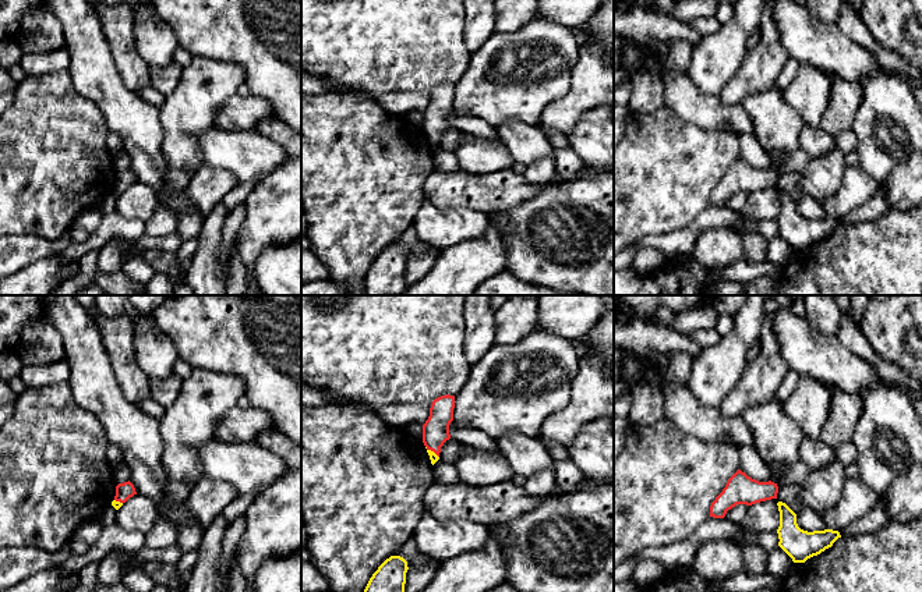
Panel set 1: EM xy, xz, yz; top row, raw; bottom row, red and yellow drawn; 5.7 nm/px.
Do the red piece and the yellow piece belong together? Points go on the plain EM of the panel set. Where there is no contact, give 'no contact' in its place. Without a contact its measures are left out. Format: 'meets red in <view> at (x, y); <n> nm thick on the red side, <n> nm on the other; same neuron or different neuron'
meets red in xz at (433, 138); 160 nm thick on the red side, 50 nm on the other; same neuron

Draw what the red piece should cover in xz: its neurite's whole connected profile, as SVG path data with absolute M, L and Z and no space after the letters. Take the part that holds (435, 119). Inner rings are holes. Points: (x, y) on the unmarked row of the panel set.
M455 84L435 86L430 96L430 104L423 113L423 131L434 153L439 148L441 135L451 127L449 113L453 109Z

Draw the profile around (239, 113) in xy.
M233 95L216 116L216 127L227 131L248 131L264 120L273 117L272 106L268 100L257 96Z

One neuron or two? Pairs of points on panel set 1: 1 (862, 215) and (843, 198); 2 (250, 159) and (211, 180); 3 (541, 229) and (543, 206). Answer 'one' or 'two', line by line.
1: two
2: two
3: one

